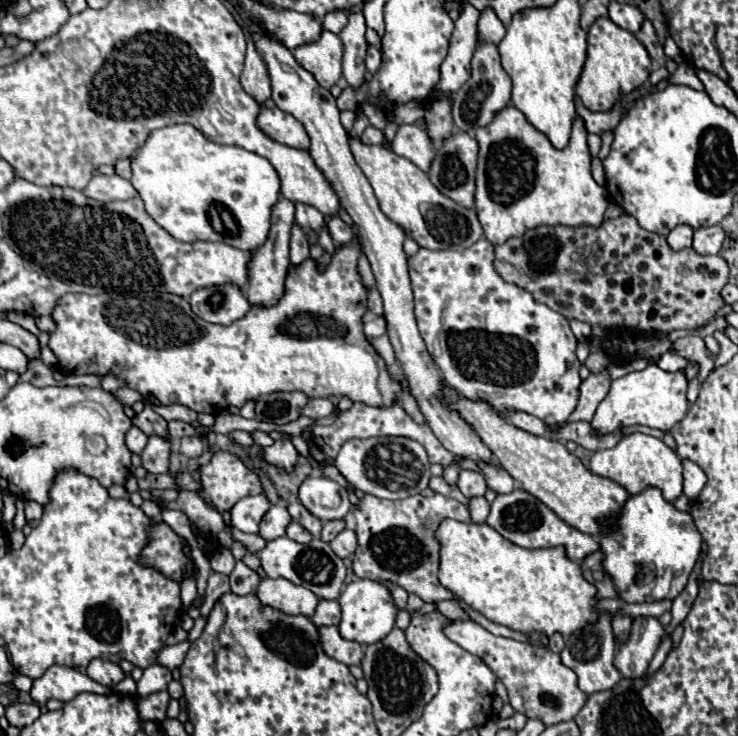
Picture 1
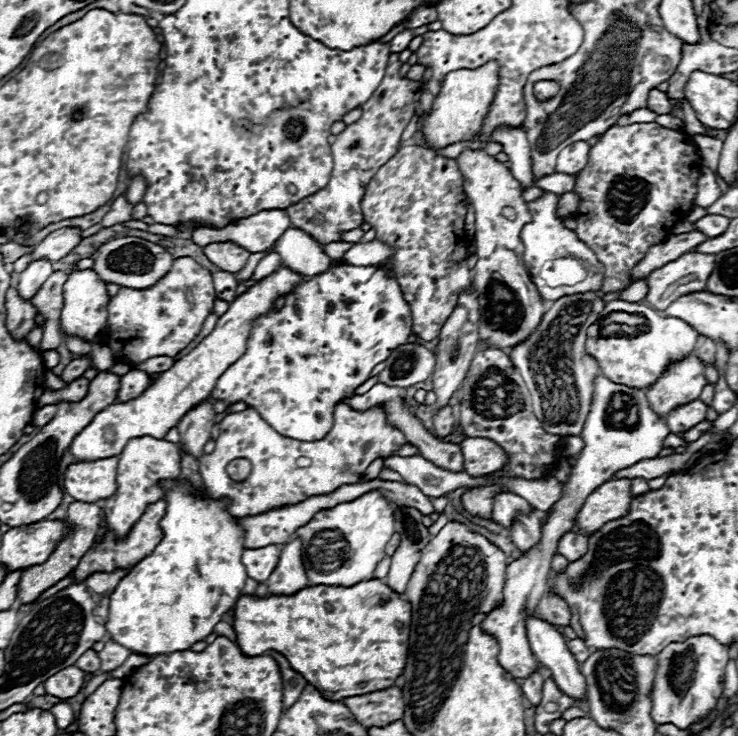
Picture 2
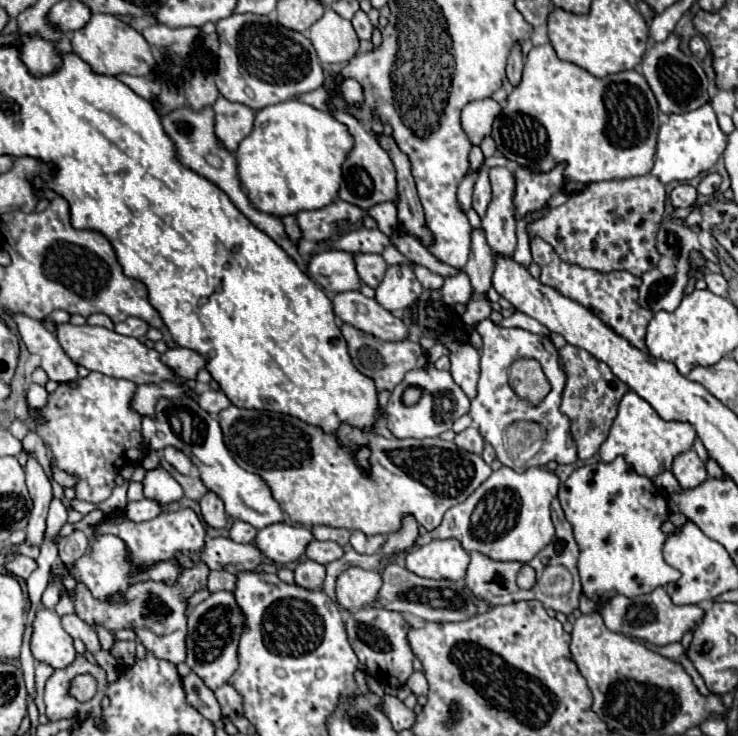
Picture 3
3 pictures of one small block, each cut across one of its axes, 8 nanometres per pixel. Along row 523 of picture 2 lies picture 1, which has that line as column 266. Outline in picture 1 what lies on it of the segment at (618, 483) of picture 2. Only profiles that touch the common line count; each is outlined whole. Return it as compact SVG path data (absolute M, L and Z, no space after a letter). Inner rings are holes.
M262 578L254 594L258 596L262 606L270 606L284 614L302 614L308 618L312 616L318 604L316 596L312 596L308 588L288 584L288 580L284 578L274 578L274 580Z

